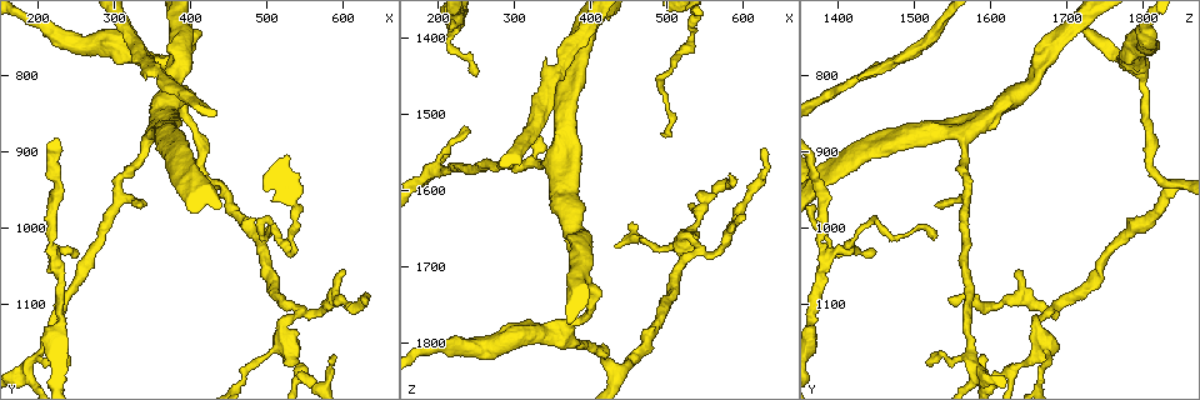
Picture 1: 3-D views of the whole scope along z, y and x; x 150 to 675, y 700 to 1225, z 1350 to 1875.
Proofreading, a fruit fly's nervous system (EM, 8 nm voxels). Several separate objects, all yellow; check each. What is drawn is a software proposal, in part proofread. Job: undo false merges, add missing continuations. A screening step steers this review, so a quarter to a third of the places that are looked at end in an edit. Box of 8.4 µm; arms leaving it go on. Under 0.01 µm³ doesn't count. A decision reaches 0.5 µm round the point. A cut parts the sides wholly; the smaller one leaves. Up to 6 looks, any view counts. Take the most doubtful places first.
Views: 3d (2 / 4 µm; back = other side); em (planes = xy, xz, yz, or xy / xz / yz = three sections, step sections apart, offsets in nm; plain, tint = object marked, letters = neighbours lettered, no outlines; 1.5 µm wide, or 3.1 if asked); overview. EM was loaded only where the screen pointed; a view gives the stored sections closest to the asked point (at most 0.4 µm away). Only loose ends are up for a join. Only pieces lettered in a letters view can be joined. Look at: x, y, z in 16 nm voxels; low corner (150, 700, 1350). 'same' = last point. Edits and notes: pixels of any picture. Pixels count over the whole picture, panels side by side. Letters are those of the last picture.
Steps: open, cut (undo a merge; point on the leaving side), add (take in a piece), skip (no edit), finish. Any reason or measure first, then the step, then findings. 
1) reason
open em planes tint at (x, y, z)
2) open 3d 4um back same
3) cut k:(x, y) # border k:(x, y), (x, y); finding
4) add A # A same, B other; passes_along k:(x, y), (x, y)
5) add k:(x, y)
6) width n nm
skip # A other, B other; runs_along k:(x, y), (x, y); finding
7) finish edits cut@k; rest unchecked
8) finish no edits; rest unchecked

long arm stops here
open em xz step 8 letters at (495, 1010, 1530)

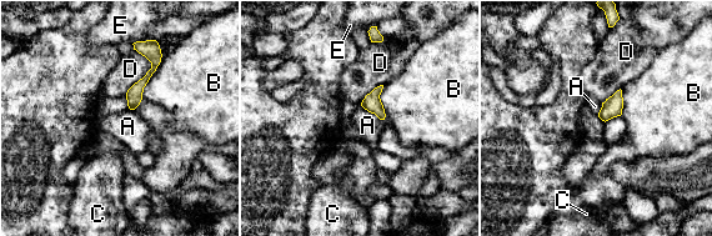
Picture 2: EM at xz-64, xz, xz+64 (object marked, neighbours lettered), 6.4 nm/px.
cut it another way
open em planes letters same

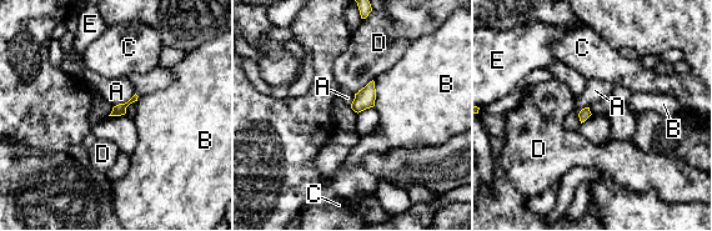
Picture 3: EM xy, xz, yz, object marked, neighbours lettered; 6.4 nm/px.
skip # A other, B other, C other, D other, E other; border 3:(135, 94), (126, 101), (114, 106); no lettered piece goes on from it

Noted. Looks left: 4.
abrupt turn
open 3d 2um at (535, 1025, 1395)

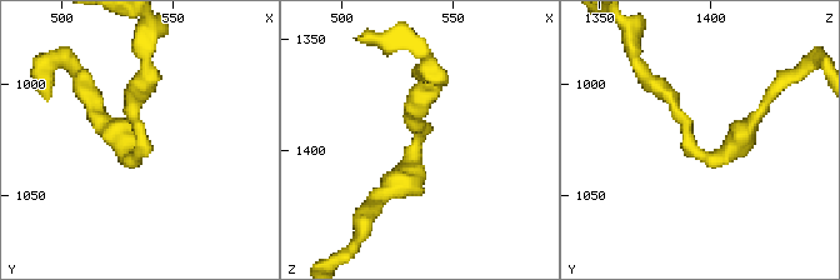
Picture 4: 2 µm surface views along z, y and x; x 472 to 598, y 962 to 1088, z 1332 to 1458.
open em planes tint at (535, 1026, 1391)

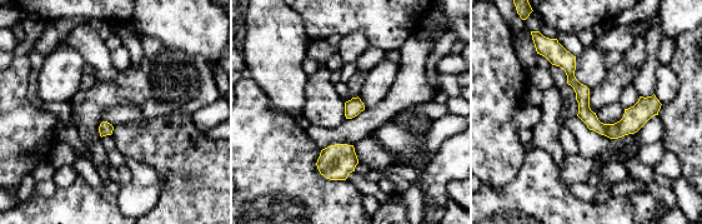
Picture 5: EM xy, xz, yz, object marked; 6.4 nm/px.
see the neighbours
open em planes letters same

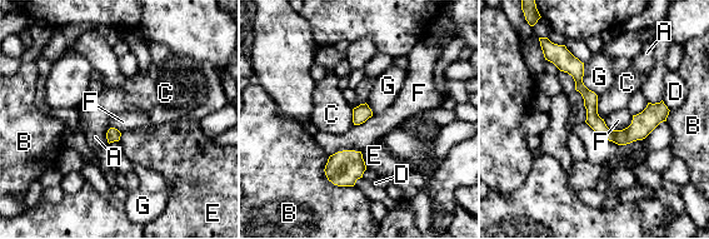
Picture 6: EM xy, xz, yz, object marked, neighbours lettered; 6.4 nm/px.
skip # A other, B other, C other, D other, E other, F other, G other; border 6:(597, 98), (597, 113), (603, 119); one neuron here

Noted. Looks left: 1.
finish no edits; rest unchecked

